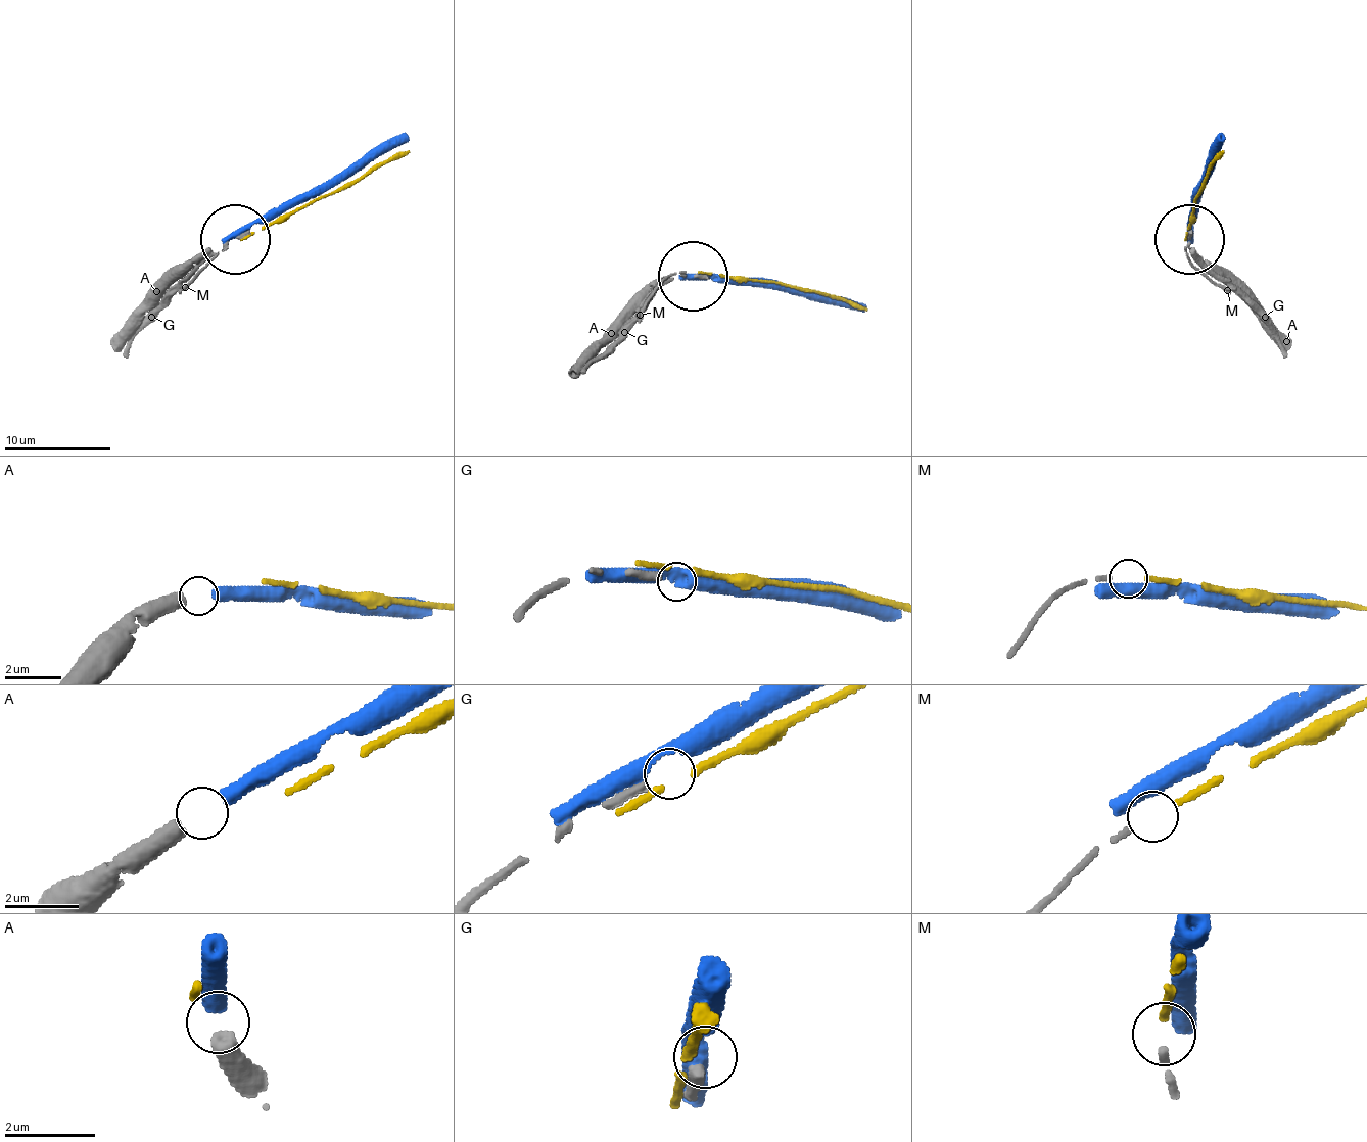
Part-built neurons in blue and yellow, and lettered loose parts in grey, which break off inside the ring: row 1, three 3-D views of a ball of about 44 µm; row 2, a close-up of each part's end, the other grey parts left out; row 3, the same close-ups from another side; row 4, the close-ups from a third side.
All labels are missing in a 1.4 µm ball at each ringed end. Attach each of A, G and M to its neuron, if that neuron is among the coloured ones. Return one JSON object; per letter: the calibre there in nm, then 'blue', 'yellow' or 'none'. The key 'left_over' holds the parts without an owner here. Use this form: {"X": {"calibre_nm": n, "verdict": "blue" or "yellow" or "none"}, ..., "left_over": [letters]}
{"A": {"calibre_nm": 480, "verdict": "blue"}, "G": {"calibre_nm": 280, "verdict": "none"}, "M": {"calibre_nm": 130, "verdict": "yellow"}, "left_over": ["G"]}

